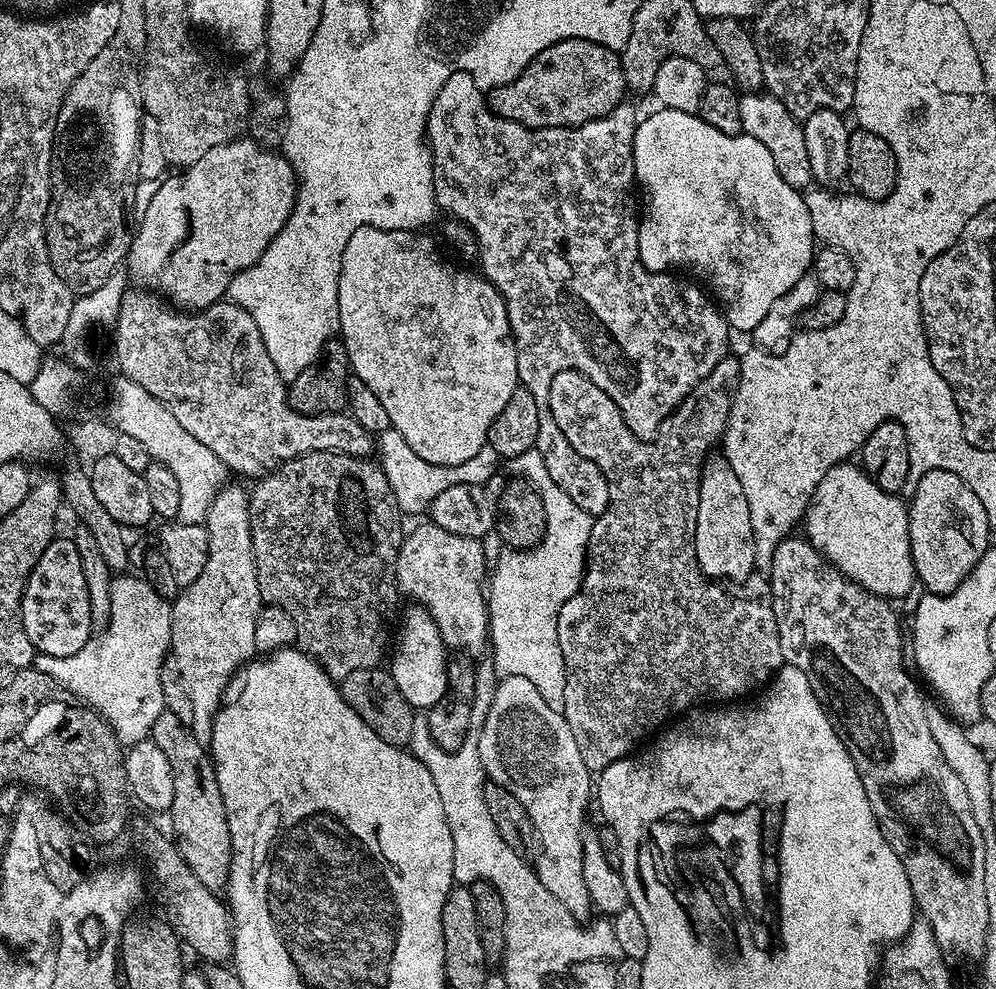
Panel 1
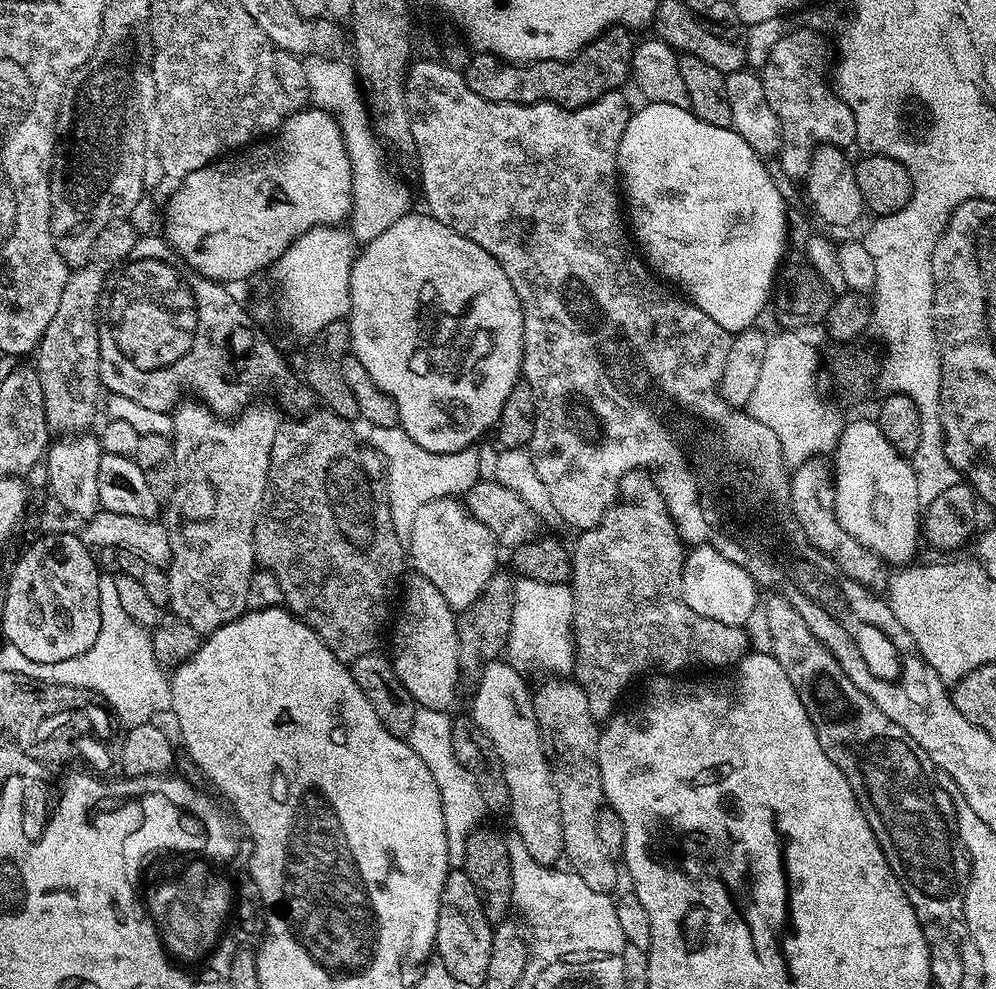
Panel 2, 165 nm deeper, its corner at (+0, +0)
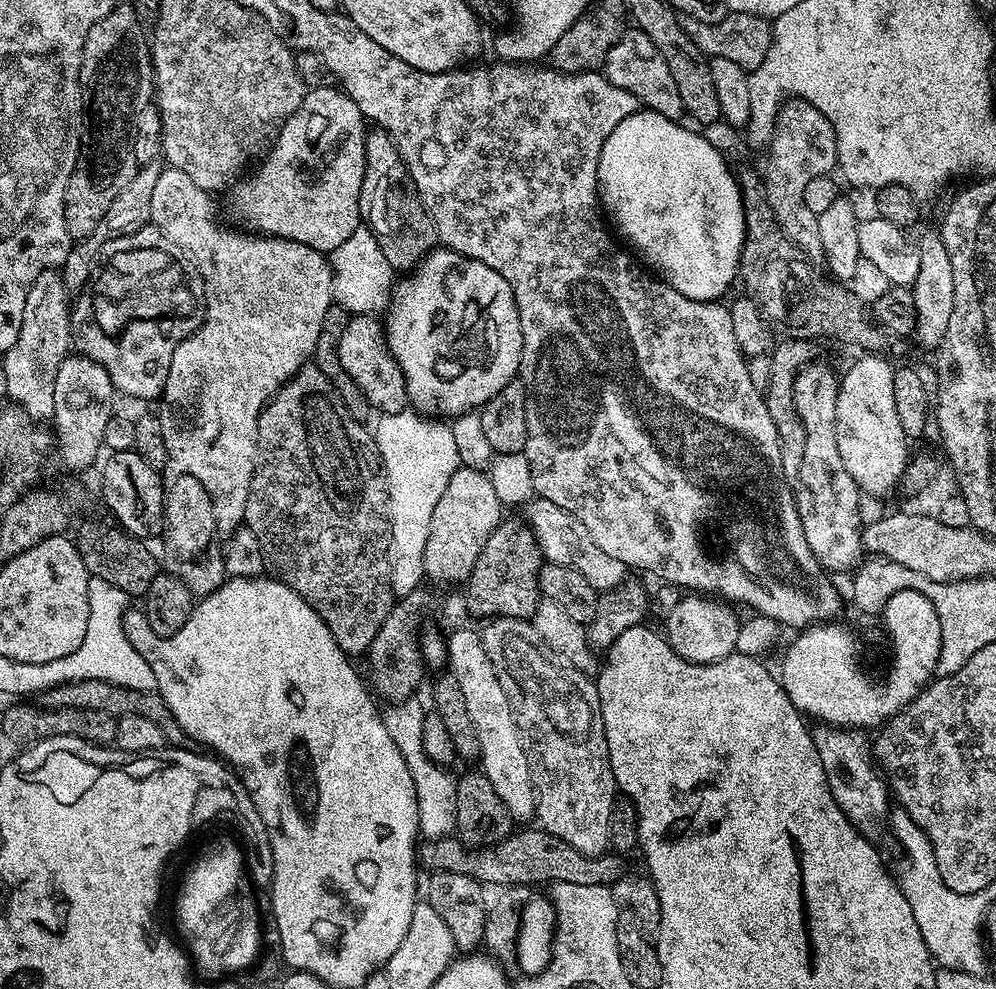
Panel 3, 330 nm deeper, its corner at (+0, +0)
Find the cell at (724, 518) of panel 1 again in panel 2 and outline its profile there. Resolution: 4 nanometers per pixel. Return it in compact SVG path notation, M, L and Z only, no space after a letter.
M711 543L697 544L685 555L682 590L686 606L690 606L694 614L702 614L702 618L714 618L714 622L722 622L726 626L747 625L747 620L756 608L758 586L748 571L730 562L730 558L713 548Z

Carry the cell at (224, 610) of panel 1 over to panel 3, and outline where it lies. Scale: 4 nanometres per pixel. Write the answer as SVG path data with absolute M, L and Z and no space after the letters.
M171 166L165 167L158 174L158 183L154 185L154 194L150 201L151 223L174 246L178 246L185 252L189 260L198 270L198 274L204 283L204 321L197 332L185 338L174 350L174 358L170 358L170 374L166 378L166 386L162 403L158 409L158 415L162 422L162 438L166 438L166 450L168 460L162 469L163 479L166 481L164 490L164 556L162 552L162 564L166 567L167 575L176 576L192 592L193 597L203 598L209 596L214 590L218 590L226 579L224 571L224 545L235 533L236 529L244 524L244 511L246 510L246 498L250 490L252 475L256 469L256 442L258 440L258 418L261 410L268 405L280 390L280 385L285 384L299 368L305 367L310 358L315 357L318 346L318 333L322 331L322 318L326 310L334 303L332 298L332 265L329 257L323 252L314 250L302 242L294 242L277 236L261 236L249 234L244 230L237 230L235 227L227 228L224 224L216 221L216 204L213 197L202 186L182 174L182 170Z

